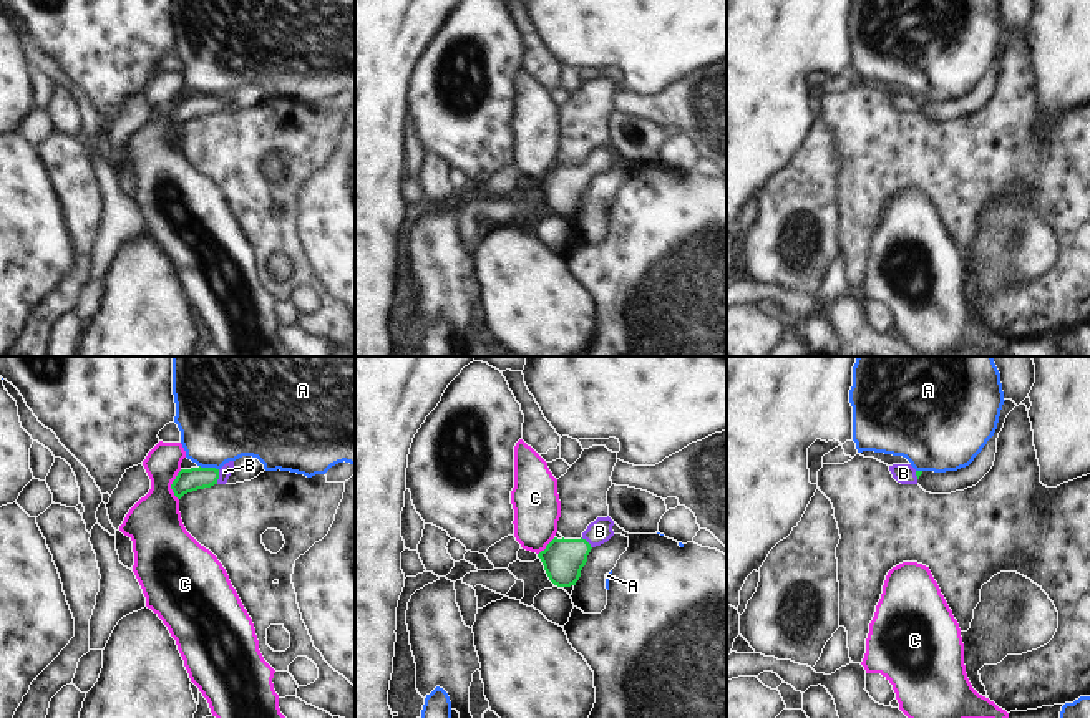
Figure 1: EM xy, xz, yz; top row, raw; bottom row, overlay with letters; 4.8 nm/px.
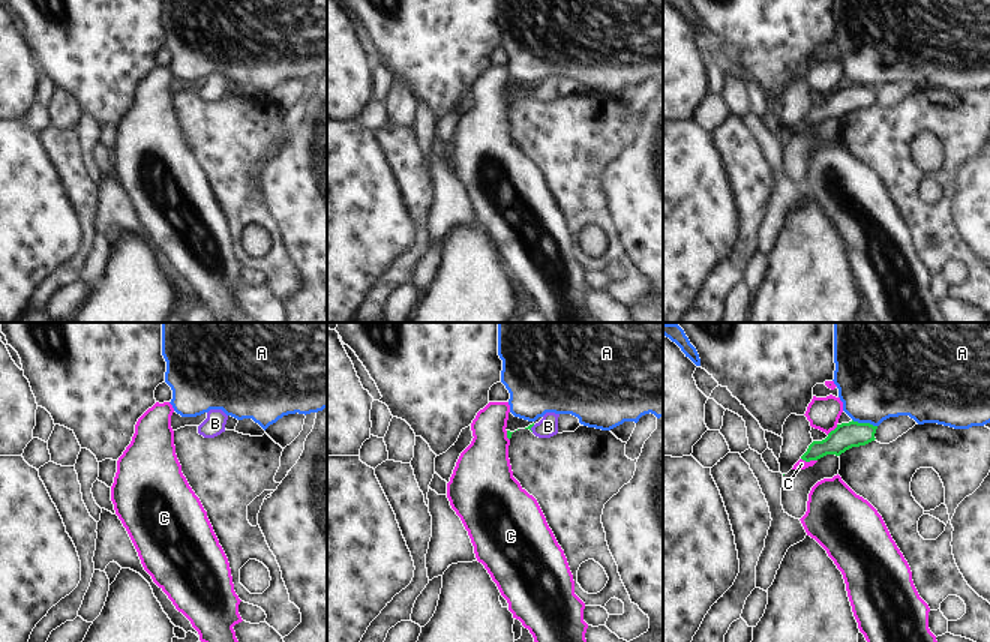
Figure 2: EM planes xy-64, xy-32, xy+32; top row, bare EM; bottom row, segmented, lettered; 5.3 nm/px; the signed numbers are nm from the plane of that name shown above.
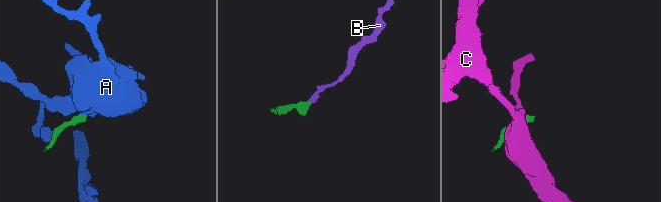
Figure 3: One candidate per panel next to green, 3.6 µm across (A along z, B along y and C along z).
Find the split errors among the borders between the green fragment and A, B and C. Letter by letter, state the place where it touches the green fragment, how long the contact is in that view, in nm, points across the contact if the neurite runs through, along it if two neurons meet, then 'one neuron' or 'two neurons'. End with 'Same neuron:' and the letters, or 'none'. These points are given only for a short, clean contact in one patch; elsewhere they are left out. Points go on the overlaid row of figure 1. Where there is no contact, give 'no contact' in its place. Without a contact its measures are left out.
A: contact xy (209, 468); length 100 nm; border xy (199, 465), (218, 470); two neurons
B: contact xy (218, 476); length 70 nm; way xy (191, 480), (218, 476), (224, 471); one neuron
C: contact xy (171, 485); length 150 nm; border xy (181, 470), (171, 485), (171, 491), (178, 499); two neurons
Same neuron: B

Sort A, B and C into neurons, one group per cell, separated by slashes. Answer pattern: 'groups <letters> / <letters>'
groups A / B / C

